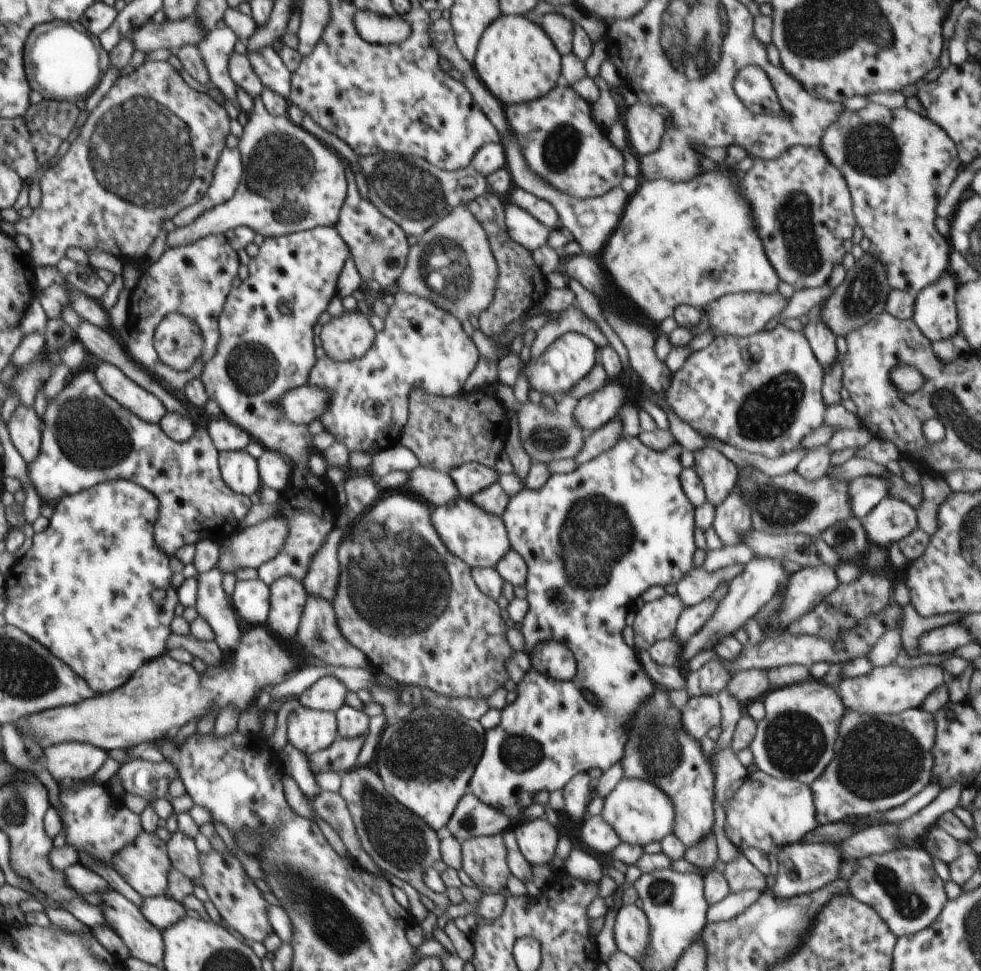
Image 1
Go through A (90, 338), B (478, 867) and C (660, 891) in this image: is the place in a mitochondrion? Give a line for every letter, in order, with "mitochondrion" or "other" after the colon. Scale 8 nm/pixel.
A: other
B: other
C: mitochondrion

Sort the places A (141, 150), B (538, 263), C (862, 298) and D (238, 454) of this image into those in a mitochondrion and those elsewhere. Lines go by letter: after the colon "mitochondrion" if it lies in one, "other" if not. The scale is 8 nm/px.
A: mitochondrion
B: other
C: mitochondrion
D: other

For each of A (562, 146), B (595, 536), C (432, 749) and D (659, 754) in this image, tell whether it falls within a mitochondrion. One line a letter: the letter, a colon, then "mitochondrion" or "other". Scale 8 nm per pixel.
A: mitochondrion
B: mitochondrion
C: mitochondrion
D: mitochondrion

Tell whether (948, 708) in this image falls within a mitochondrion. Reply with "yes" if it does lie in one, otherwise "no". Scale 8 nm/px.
no

